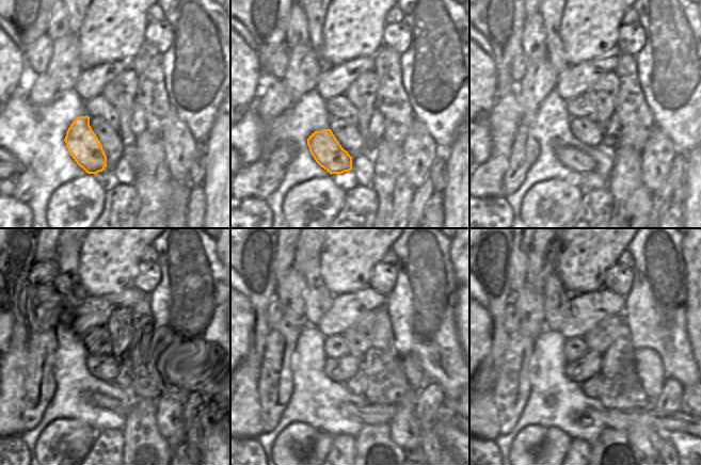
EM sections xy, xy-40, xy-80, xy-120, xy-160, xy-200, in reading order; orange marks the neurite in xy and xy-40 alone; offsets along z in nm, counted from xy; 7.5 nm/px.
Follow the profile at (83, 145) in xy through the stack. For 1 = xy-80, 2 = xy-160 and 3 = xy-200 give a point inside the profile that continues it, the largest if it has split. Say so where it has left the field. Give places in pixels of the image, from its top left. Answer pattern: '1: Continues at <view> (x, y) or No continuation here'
1: Continues at xy-80 (576, 160)
2: Continues at xy-160 (372, 414)
3: Continues at xy-200 (614, 418).

